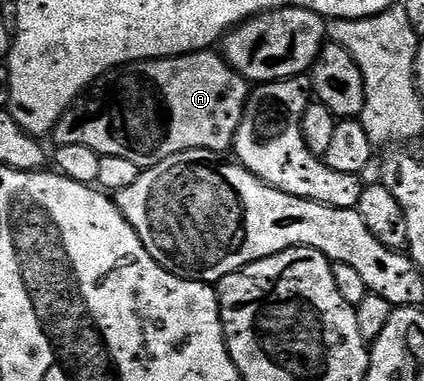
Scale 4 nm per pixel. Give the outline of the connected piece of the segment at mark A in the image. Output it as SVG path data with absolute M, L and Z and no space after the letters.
M201 51L198 53L185 53L183 57L157 57L155 61L133 61L130 65L121 65L119 69L112 70L111 73L104 74L99 81L88 86L87 90L80 94L73 101L69 109L64 112L62 119L53 127L50 137L56 145L69 145L78 143L82 147L90 147L101 157L118 155L118 159L130 159L142 171L162 163L162 159L170 159L170 155L178 155L182 151L191 149L205 149L224 155L233 148L236 140L236 132L242 123L244 108L248 106L248 95L250 92L250 82L228 64L227 60L219 52Z

